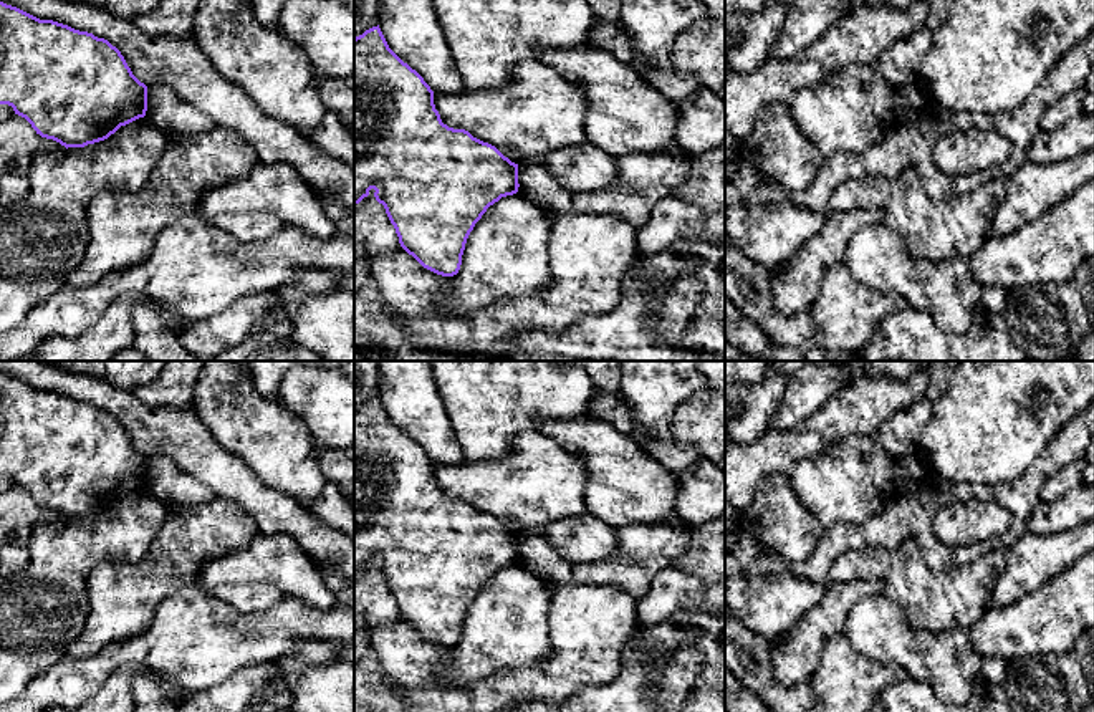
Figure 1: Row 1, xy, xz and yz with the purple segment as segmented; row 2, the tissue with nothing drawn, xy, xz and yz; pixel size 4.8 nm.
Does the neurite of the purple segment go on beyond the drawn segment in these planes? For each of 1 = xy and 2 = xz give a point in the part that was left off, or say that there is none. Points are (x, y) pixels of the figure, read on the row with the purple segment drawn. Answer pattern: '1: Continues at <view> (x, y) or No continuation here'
1: No continuation here
2: No continuation here

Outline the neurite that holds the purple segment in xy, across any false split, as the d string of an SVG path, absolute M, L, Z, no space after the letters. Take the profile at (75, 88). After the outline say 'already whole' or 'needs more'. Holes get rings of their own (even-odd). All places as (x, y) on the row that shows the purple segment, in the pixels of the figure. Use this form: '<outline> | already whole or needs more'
M0 2L0 104L12 106L41 137L53 139L66 149L84 147L144 118L147 86L132 75L121 51L108 40L53 20L40 20Z | already whole

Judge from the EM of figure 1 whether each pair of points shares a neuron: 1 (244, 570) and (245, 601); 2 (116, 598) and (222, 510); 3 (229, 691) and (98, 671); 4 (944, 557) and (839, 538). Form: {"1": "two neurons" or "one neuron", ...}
{"1": "two neurons", "2": "one neuron", "3": "two neurons", "4": "one neuron"}

